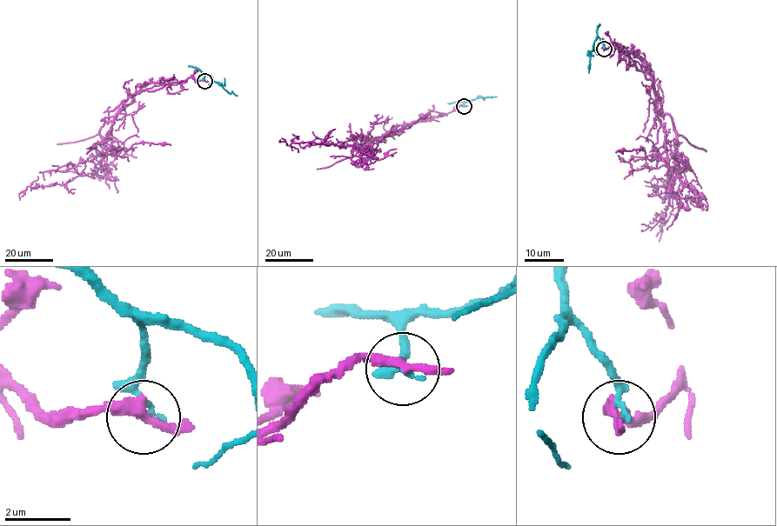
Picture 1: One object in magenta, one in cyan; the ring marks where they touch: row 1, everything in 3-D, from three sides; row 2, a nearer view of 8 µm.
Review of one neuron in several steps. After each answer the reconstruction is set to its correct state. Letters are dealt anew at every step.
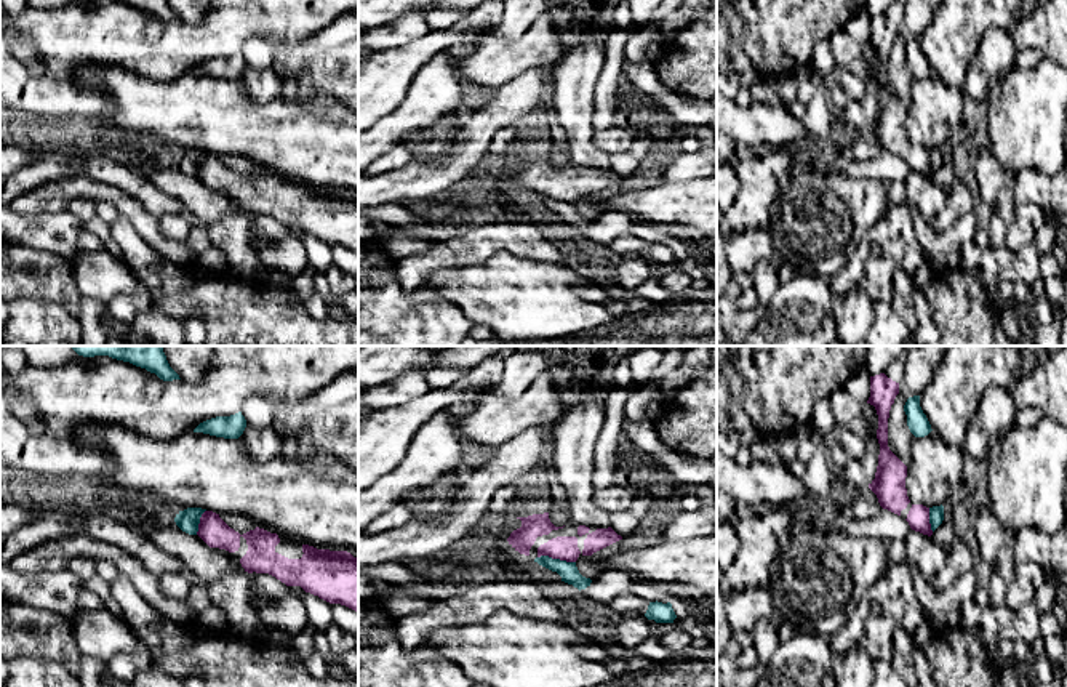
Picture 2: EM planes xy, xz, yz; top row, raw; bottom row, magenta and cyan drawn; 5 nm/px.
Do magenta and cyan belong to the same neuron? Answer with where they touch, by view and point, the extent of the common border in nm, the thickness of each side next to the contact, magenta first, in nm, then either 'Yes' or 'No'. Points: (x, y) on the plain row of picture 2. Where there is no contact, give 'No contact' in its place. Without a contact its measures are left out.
Touches magenta at xz (557, 199). Shared border 190 nm. Thickness 130 nm (magenta) against 90 nm. No

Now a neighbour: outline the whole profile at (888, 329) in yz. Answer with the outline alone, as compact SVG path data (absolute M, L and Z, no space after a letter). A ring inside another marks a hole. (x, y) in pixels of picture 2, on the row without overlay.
M889 301L872 303L872 325L864 338L867 346L901 346L909 336L912 330Z

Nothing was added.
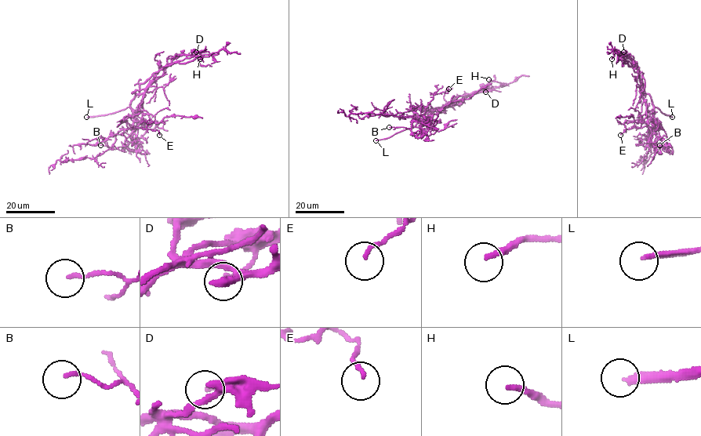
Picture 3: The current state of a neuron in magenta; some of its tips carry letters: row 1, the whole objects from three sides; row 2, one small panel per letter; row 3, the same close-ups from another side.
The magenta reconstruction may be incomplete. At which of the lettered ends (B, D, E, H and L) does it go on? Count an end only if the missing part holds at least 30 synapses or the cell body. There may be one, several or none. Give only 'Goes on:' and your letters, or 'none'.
Goes on: L

